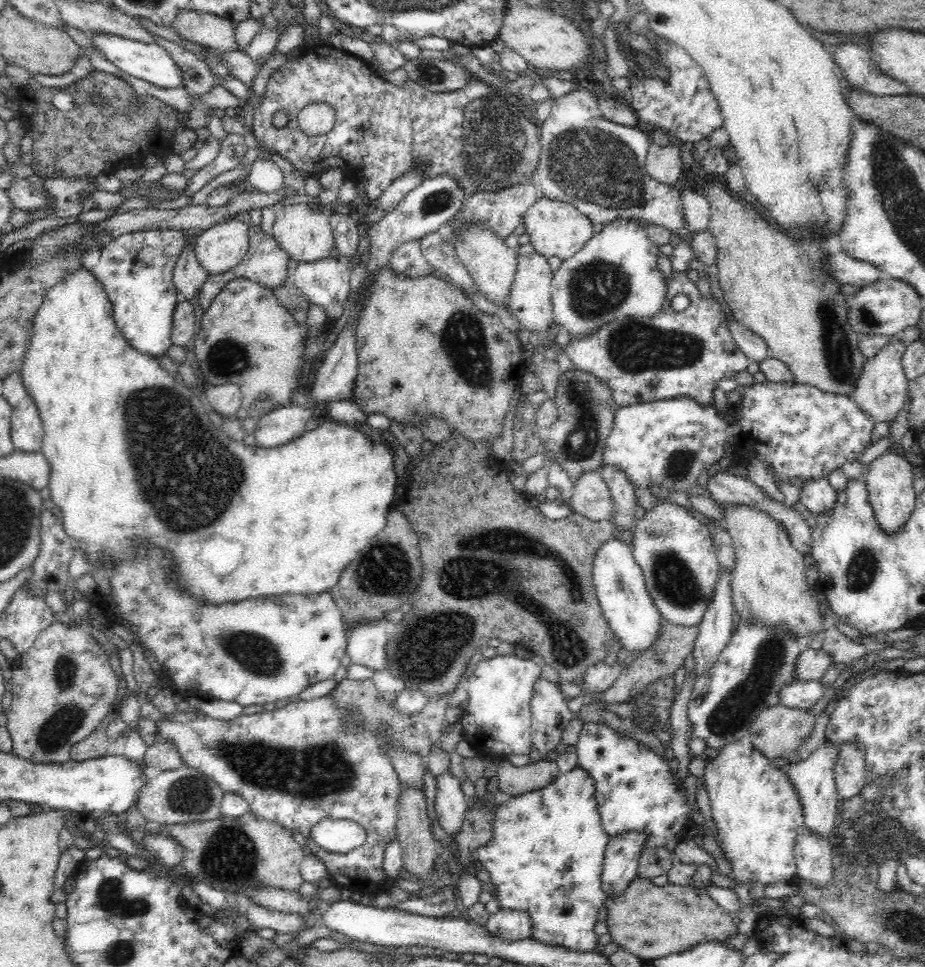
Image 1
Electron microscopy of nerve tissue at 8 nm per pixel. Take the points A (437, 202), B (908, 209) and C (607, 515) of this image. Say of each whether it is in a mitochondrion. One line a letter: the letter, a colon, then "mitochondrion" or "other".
A: mitochondrion
B: mitochondrion
C: other

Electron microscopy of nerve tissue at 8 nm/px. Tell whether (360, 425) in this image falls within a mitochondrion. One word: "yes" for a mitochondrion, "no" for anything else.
no

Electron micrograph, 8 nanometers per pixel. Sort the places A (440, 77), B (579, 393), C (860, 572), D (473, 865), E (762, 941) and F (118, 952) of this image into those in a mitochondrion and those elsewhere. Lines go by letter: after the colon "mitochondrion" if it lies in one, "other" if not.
A: mitochondrion
B: mitochondrion
C: mitochondrion
D: other
E: other
F: mitochondrion

